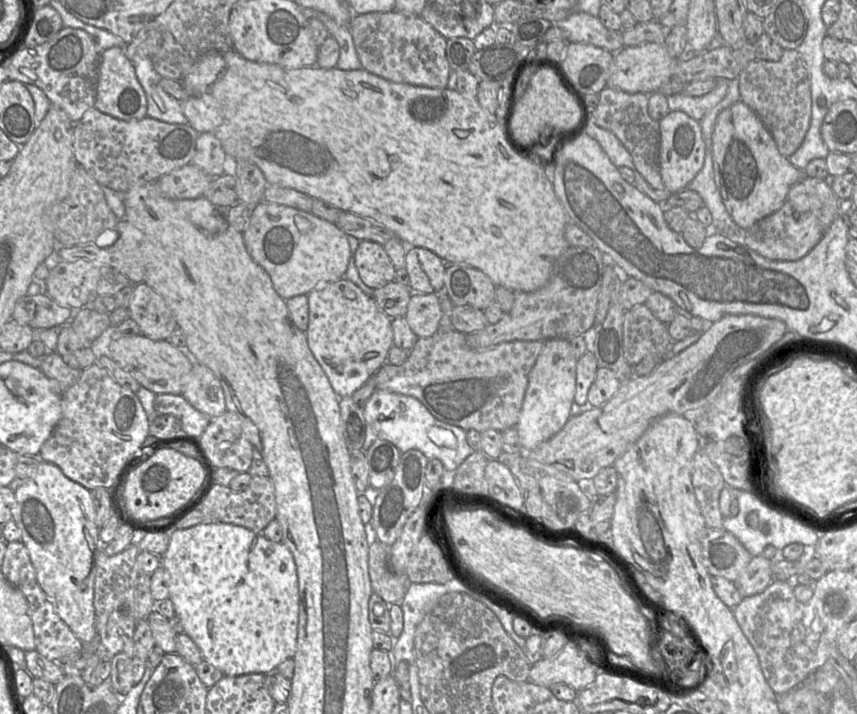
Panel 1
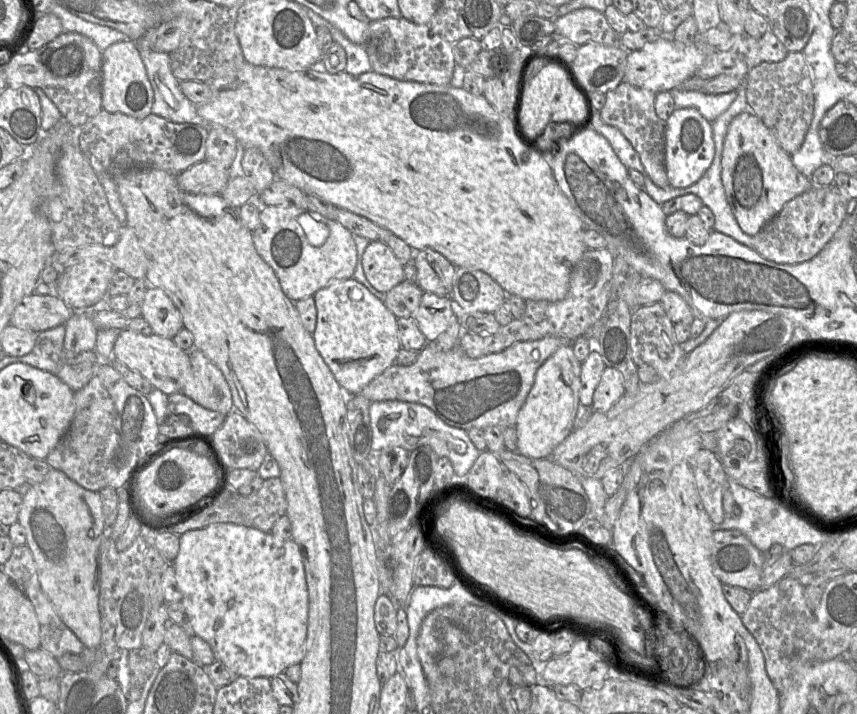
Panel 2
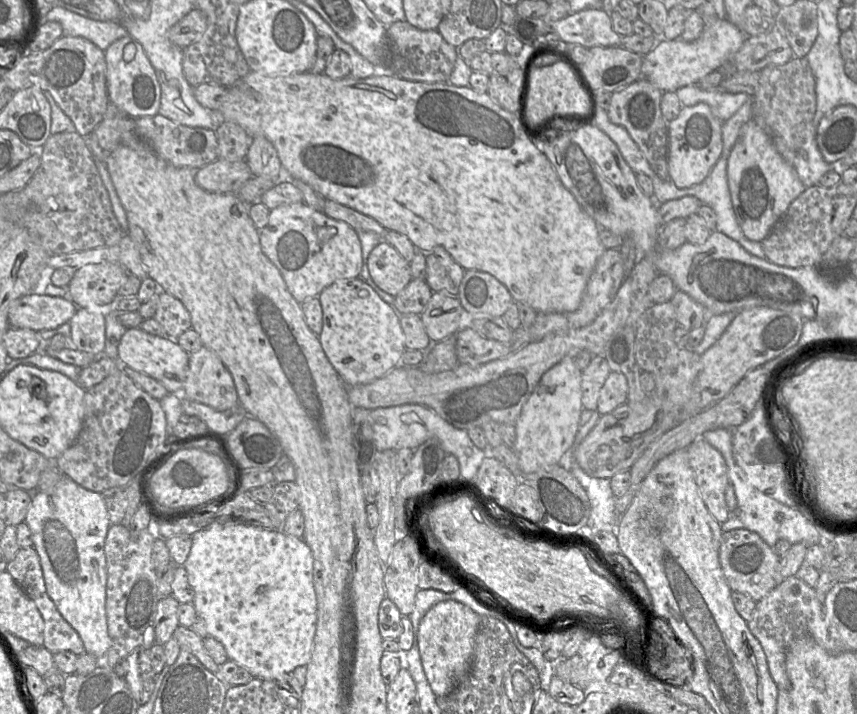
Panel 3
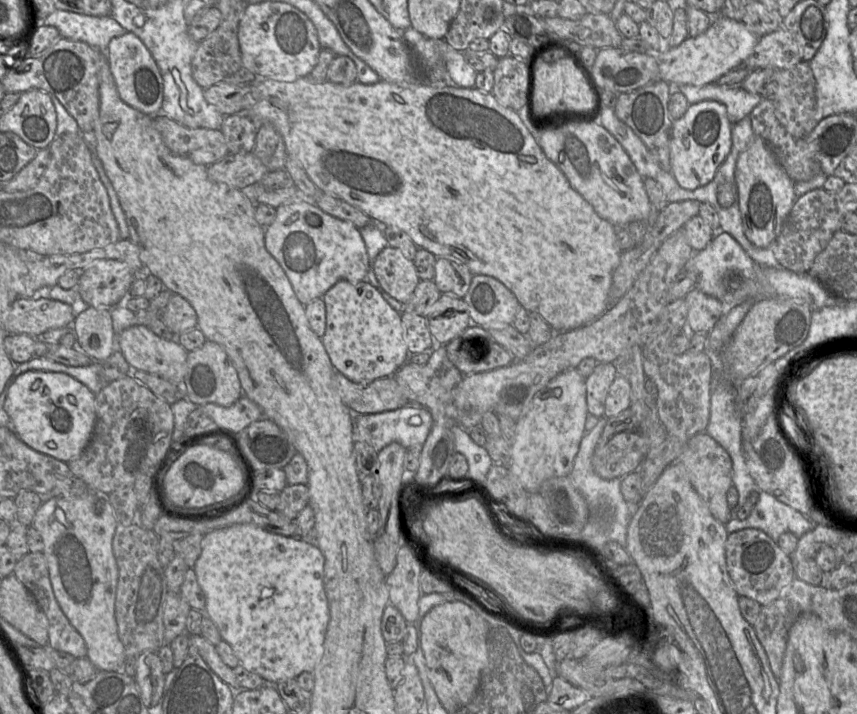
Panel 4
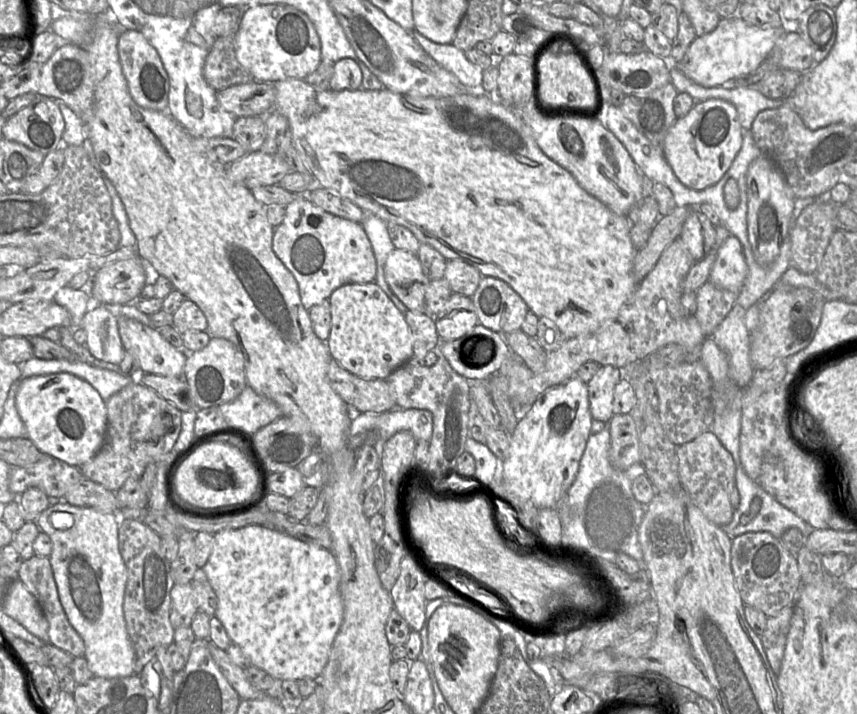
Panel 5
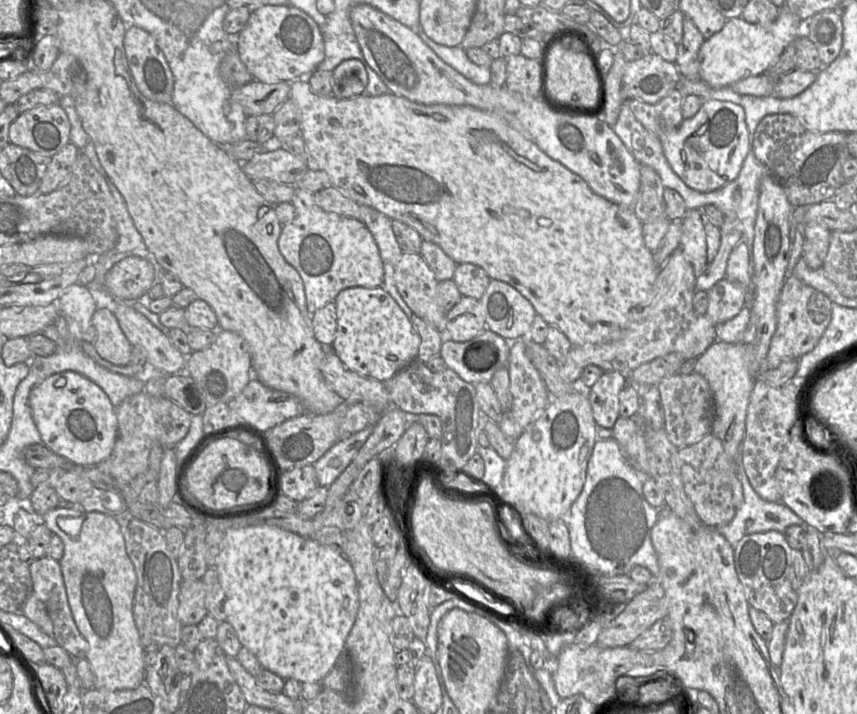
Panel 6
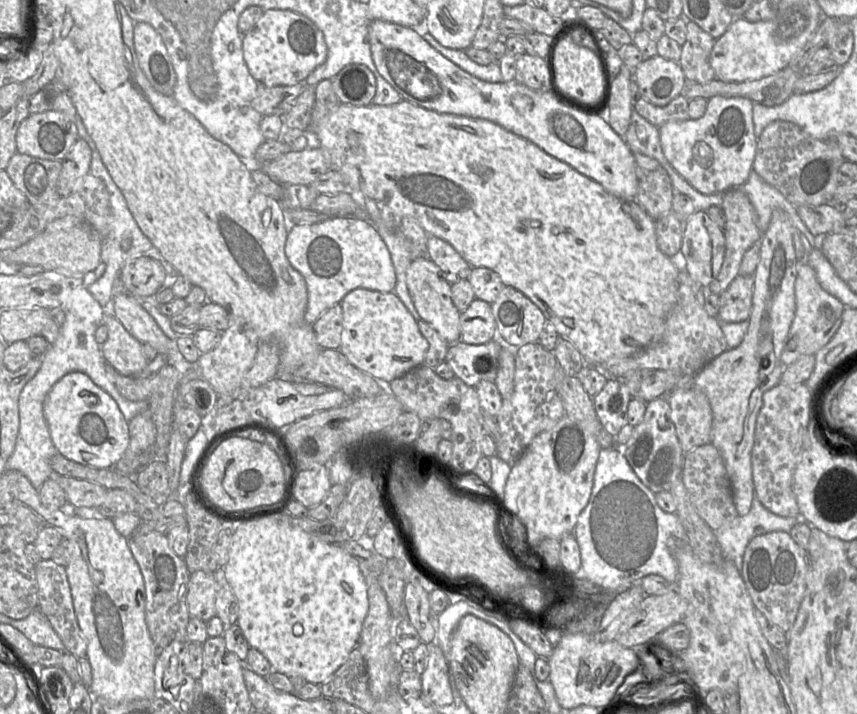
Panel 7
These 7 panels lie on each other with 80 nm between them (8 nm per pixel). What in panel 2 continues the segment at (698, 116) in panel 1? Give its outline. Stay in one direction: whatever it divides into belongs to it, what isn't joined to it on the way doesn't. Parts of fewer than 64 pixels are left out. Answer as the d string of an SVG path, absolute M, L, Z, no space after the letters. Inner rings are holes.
M670 91L677 109L695 108L709 122L724 113L737 96L737 92L718 95L705 94L700 91Z

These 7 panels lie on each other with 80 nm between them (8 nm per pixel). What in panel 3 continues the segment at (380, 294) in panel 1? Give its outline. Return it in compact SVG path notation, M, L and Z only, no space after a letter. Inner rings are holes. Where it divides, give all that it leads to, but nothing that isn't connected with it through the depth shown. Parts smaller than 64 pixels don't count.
M412 279L395 297L394 309L399 315L421 315L433 293L426 281Z

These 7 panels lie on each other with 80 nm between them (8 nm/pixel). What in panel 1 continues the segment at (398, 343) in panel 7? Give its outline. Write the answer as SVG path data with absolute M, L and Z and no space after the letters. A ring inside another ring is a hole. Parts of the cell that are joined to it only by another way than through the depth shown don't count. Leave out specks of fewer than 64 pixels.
M344 277L337 282L316 287L307 297L309 323L305 333L308 346L335 393L339 397L351 396L387 362L389 350L394 346L392 320L378 308L372 297Z

